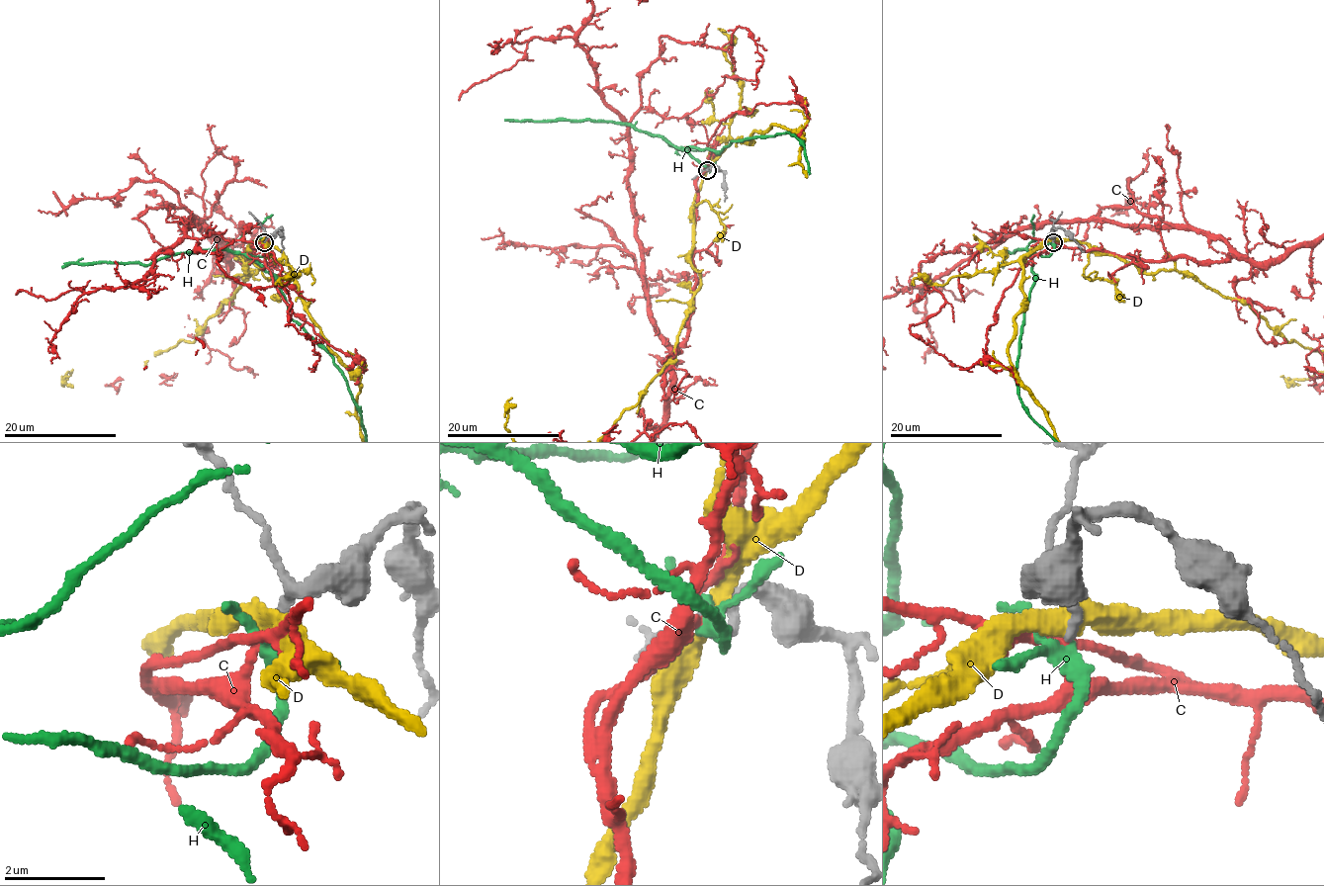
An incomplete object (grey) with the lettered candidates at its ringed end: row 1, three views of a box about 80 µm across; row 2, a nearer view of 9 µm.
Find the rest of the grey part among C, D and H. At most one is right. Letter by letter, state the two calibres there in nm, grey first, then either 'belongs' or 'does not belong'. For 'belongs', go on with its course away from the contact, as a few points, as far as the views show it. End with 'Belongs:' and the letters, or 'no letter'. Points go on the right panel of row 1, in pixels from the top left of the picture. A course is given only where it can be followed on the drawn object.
C: 190/220 nm | belongs
D: 200/320 nm | does not belong
H: 190/190 nm | does not belong
Belongs: C

